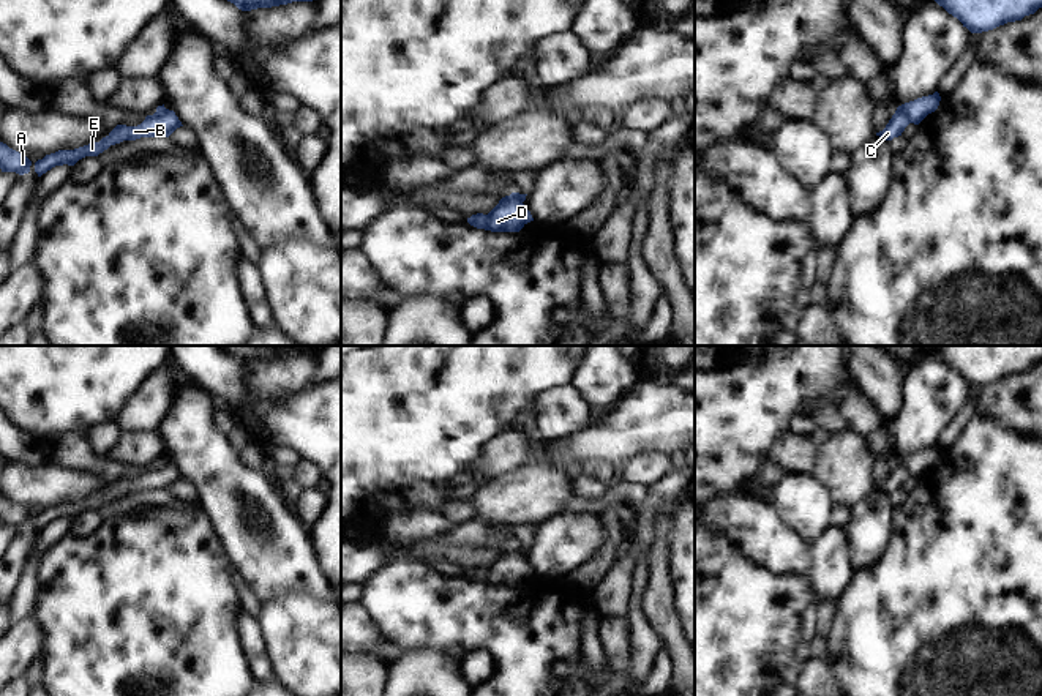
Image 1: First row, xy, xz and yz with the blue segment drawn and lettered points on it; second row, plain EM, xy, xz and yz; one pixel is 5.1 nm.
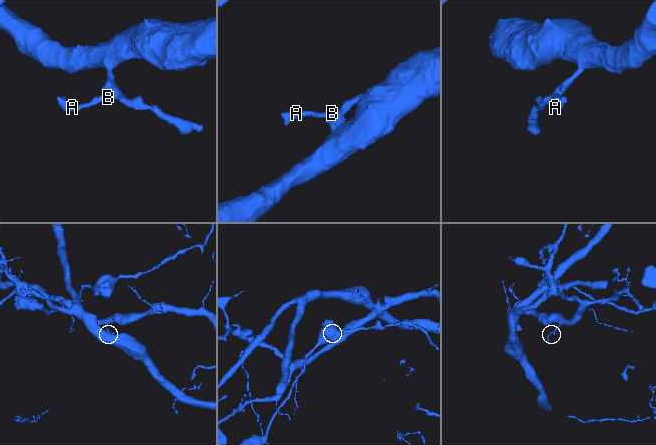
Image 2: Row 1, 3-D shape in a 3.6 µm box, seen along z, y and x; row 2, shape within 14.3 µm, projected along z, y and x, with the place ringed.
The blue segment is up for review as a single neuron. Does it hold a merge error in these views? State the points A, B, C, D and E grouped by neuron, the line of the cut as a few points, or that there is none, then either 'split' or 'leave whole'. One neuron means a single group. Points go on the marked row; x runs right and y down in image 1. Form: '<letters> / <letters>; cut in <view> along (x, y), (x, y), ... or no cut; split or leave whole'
A B C E / D; cut in yz along (897, 108), (911, 122); split

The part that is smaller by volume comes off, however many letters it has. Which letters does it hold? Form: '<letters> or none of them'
A, B, C, E

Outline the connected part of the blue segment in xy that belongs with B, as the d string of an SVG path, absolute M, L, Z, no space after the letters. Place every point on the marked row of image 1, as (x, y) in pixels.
M164 109L161 114L147 115L145 120L137 126L117 125L106 137L99 142L90 142L88 145L74 150L58 150L55 153L46 155L38 159L35 172L38 177L46 174L55 166L74 166L79 159L85 156L98 156L111 145L120 144L123 140L136 140L141 137L169 137L177 128L183 126L174 110Z

